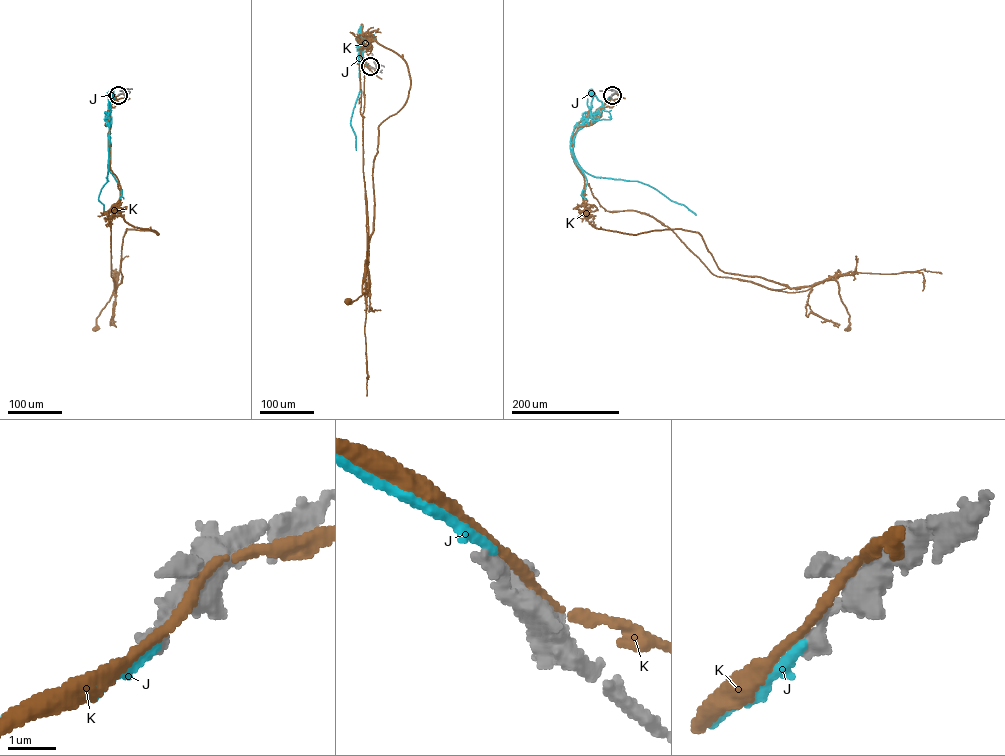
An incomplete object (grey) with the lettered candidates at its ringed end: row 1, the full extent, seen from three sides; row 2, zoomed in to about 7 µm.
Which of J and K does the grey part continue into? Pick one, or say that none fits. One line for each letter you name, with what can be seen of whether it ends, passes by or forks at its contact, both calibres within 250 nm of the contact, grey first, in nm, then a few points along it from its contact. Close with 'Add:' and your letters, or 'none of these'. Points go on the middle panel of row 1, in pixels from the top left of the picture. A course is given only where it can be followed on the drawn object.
Add: none of these

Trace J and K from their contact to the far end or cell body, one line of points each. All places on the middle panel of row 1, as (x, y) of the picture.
J: (370, 66), (360, 57), (362, 46)
K: (370, 66), (360, 57), (361, 24), (403, 59), (410, 87), (378, 127), (368, 289), (347, 302)

